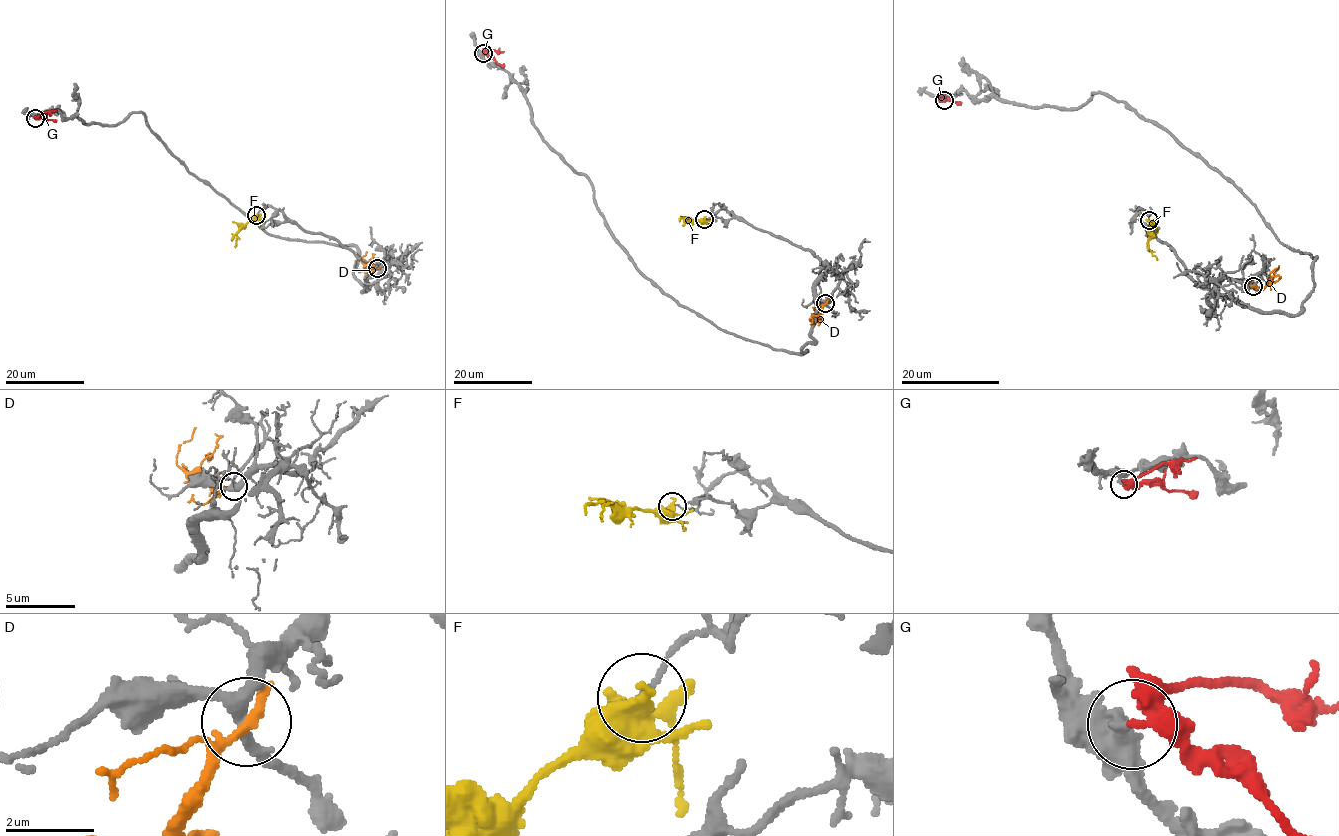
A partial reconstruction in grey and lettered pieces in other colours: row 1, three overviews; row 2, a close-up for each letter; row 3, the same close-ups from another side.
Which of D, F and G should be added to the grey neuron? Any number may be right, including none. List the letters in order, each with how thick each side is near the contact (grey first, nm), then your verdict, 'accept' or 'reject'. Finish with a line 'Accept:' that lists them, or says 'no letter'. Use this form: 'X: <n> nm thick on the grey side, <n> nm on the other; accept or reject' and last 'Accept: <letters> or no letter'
D: 240 nm thick on the grey side, 220 nm on the other; accept
F: 110 nm thick on the grey side, 380 nm on the other; reject
G: 320 nm thick on the grey side, 280 nm on the other; reject
Accept: D

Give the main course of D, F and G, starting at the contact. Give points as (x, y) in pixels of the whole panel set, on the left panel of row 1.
D: (378, 269), (374, 270), (361, 262), (367, 252)
F: (256, 215), (236, 235), (235, 247)
G: (35, 118), (56, 122)

